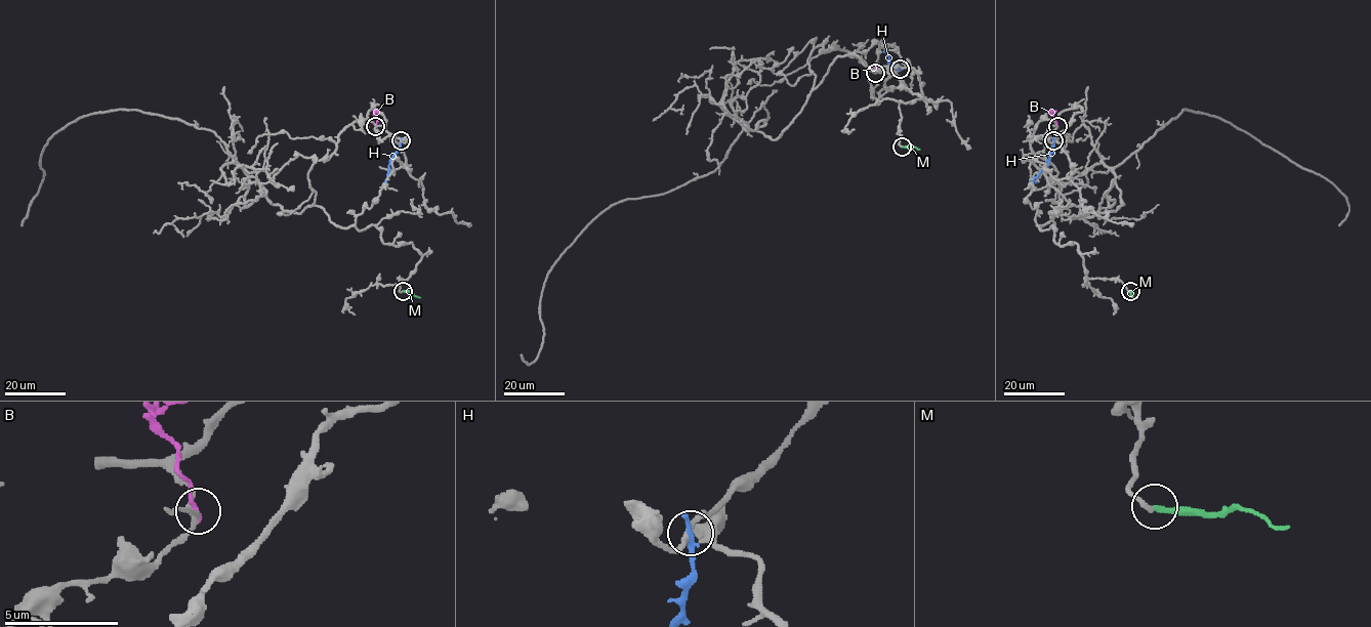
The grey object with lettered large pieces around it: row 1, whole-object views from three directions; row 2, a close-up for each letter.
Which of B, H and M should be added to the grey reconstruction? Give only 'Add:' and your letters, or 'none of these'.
Add: none of these

